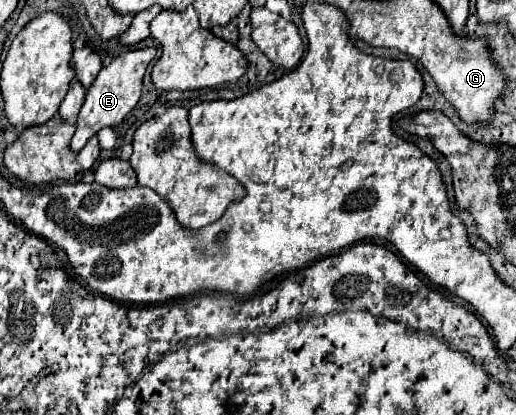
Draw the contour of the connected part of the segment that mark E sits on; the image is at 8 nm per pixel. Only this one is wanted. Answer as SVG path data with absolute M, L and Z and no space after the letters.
M141 48L141 50L127 50L123 54L119 54L117 58L111 60L111 64L107 64L105 68L101 68L99 76L95 78L95 82L91 84L91 88L87 90L85 102L81 106L81 112L77 114L77 130L75 136L71 140L71 148L75 152L79 152L85 142L95 136L101 128L105 126L115 126L119 124L139 102L141 98L141 84L143 84L143 74L147 70L147 66L151 64L151 60L155 58L155 48Z

